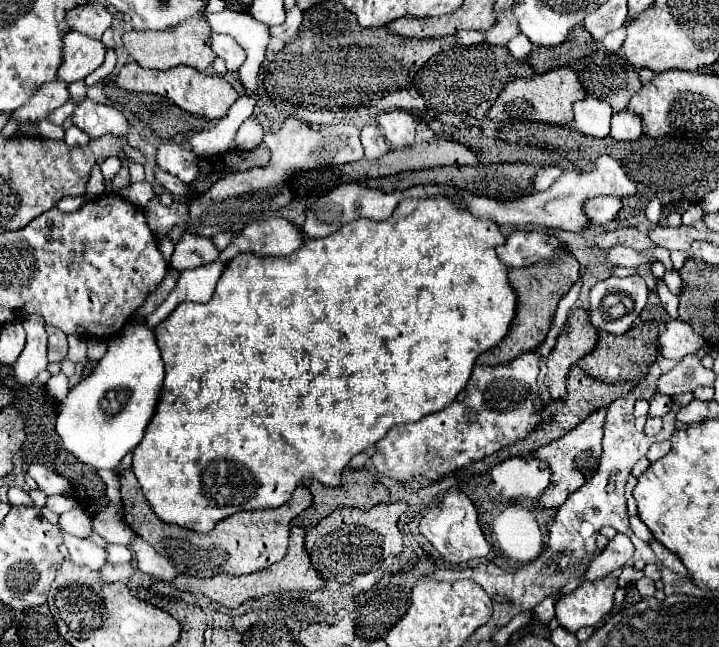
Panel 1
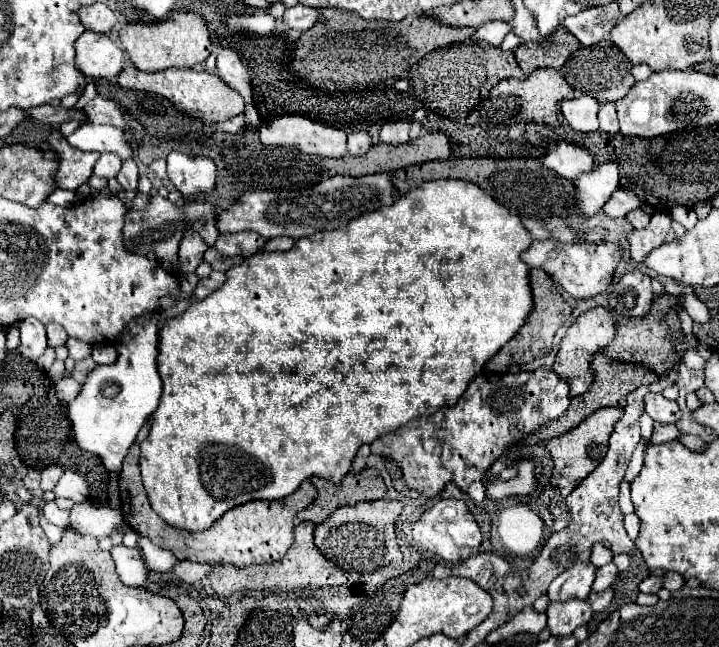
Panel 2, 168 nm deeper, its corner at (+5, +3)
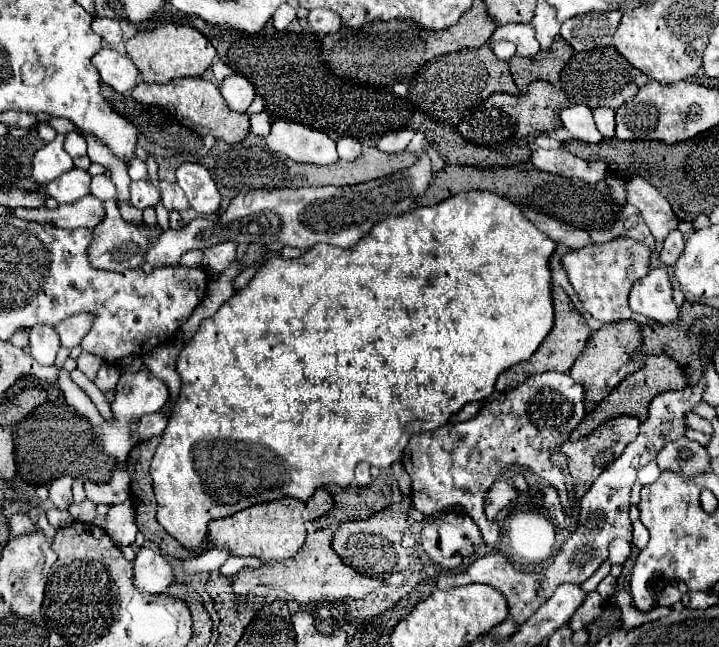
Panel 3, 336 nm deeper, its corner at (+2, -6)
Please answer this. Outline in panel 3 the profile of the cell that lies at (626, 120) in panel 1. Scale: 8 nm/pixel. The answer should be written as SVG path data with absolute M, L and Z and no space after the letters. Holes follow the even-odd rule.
M593 108L595 124L599 132L605 136L605 140L615 138L615 112L611 108Z

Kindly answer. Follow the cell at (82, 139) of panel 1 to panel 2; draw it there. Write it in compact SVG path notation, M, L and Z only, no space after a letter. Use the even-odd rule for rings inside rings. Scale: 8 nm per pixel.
M82 123L78 131L66 137L68 143L80 151L112 151L120 159L132 157L130 145L124 141L124 133L114 125L96 125L96 123Z

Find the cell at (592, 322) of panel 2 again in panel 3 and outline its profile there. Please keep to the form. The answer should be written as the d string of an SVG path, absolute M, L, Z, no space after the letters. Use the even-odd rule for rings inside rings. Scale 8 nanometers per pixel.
M625 320L625 322L615 322L615 324L603 324L597 332L593 332L591 340L587 342L585 352L577 358L577 362L573 364L569 376L573 380L577 380L583 390L585 390L585 410L593 410L597 408L597 404L609 396L609 392L621 382L625 380L629 374L633 374L635 370L641 368L641 362L633 360L633 352L631 348L639 350L643 344L643 336L639 332L639 324L633 320Z

